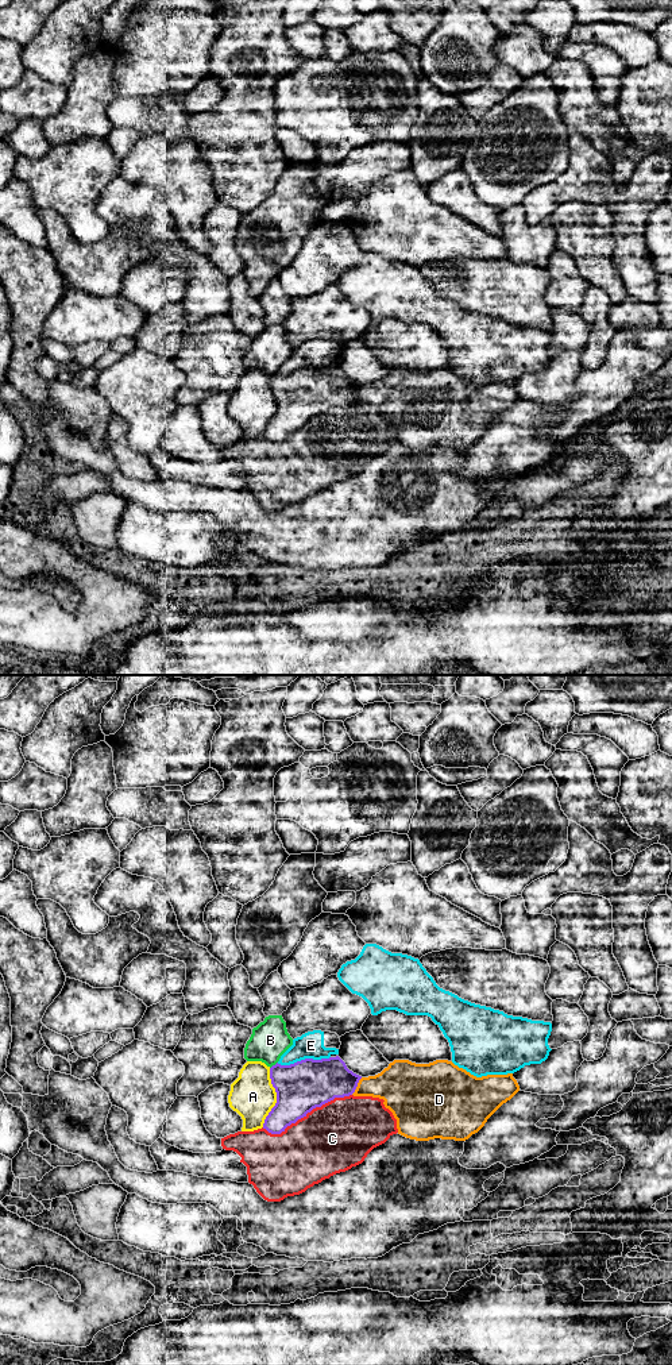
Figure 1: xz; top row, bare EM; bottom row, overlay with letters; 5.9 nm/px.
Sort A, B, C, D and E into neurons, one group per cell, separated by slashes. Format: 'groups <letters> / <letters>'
groups A / B / C / D / E

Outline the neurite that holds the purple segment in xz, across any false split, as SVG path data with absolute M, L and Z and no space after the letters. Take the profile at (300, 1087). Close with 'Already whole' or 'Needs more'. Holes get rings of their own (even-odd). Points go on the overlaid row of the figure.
M339 1057L305 1059L290 1065L270 1068L277 1103L264 1119L263 1129L281 1134L316 1107L355 1092L362 1076L349 1071Z. Already whole

